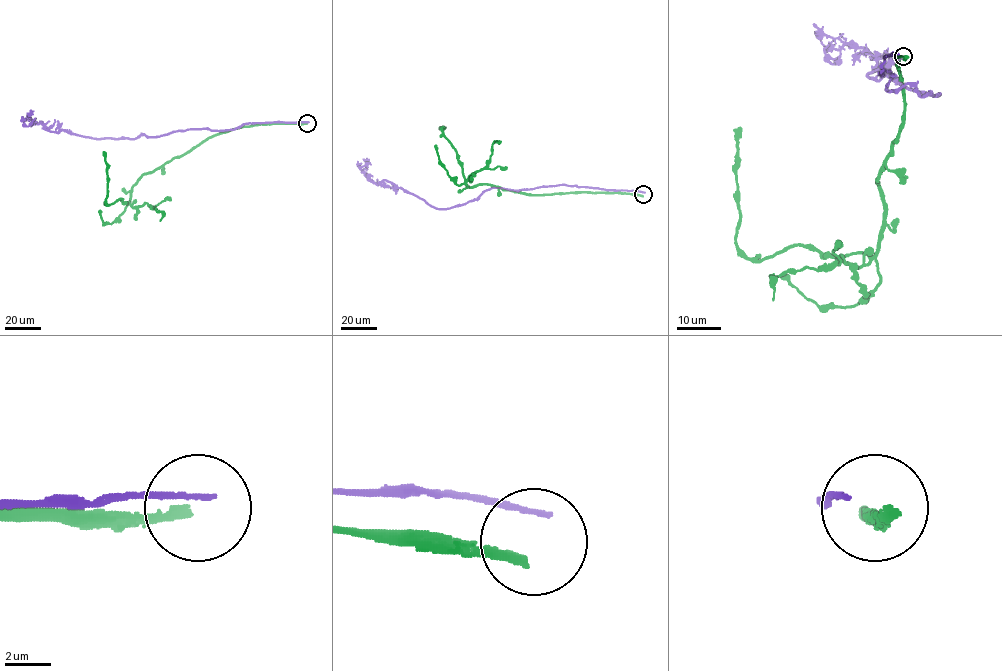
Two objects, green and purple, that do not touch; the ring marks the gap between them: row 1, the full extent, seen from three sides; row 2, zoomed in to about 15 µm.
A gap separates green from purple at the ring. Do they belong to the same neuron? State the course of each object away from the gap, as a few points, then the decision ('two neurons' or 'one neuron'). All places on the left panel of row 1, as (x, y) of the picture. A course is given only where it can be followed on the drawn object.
green runs (307, 123), (253, 124), (209, 137), (145, 173), (132, 187), (129, 203), (120, 198), (106, 203), (103, 151); purple runs (308, 122), (93, 138), (46, 130), (27, 118), (24, 125), (35, 118); two neurons

